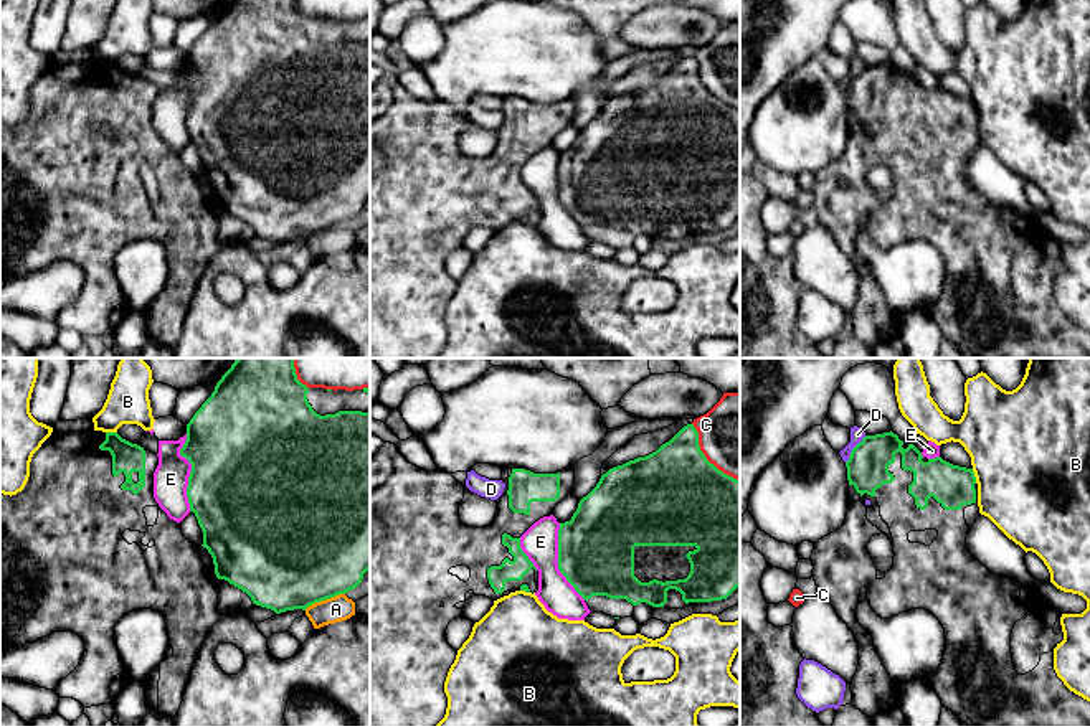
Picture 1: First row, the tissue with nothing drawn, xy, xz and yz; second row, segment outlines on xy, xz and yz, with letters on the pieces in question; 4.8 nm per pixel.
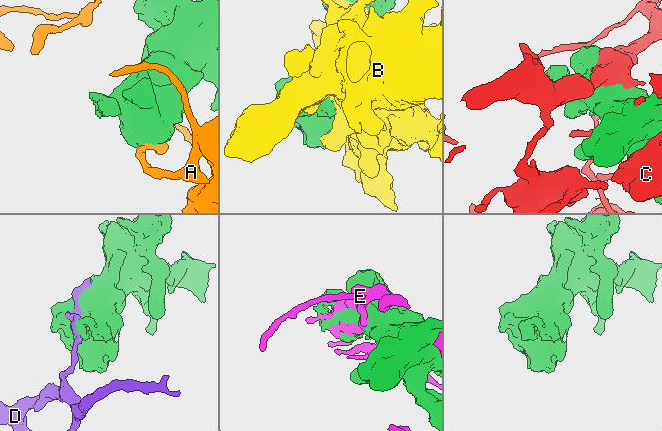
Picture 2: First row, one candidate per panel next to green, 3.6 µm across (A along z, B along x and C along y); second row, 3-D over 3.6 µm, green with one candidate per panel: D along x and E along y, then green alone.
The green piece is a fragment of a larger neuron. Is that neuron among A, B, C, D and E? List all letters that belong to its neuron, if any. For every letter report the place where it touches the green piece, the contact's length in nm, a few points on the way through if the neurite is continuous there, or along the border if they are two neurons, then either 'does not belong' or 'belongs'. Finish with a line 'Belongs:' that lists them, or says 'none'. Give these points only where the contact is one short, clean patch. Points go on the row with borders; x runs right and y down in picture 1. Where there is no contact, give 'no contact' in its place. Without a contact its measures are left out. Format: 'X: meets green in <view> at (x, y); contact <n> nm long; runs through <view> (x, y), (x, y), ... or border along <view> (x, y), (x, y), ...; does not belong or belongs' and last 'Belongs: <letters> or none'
A: meets green in xy at (324, 599); contact 220 nm long; border along xy (344, 593), (316, 601), (304, 609); does not belong
B: meets green in yz at (973, 476); contact 80 nm long; does not belong
C: meets green in xz at (706, 457); contact 360 nm long; does not belong
D: meets green in yz at (853, 449); contact 170 nm long; does not belong
E: meets green in xy at (190, 472); contact 380 nm long; does not belong
Belongs: none

